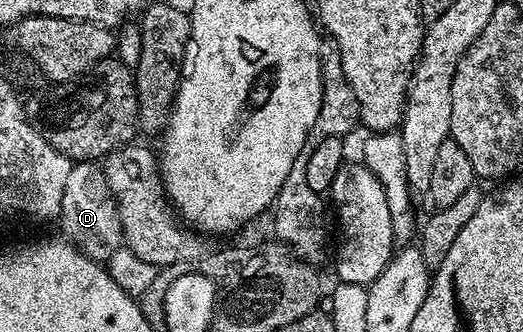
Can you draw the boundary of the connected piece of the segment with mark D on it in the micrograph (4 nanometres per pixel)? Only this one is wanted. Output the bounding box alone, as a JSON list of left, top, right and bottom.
[61,161,124,264]

